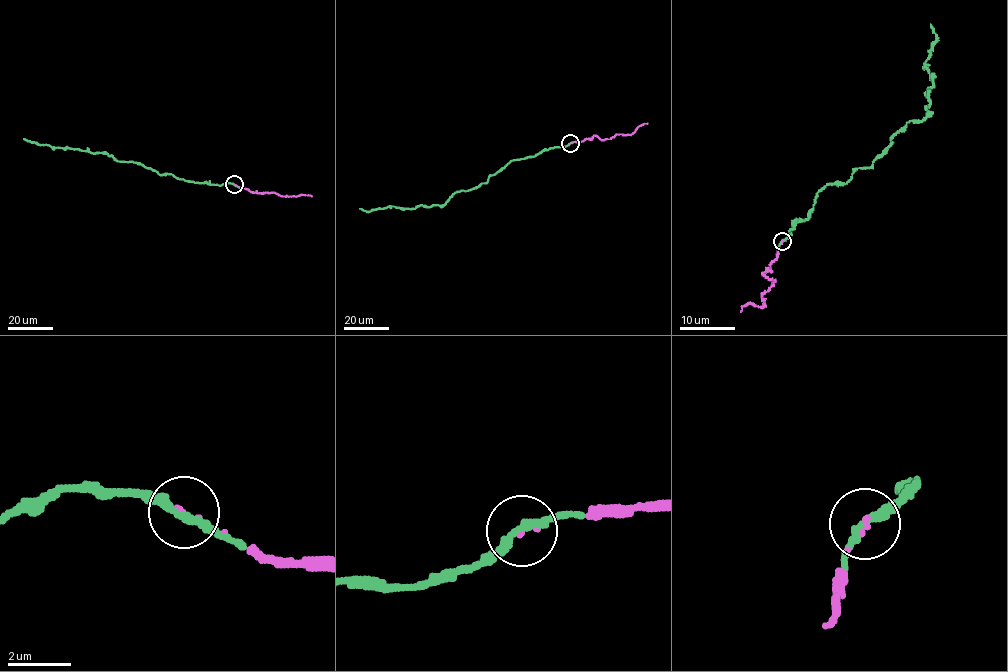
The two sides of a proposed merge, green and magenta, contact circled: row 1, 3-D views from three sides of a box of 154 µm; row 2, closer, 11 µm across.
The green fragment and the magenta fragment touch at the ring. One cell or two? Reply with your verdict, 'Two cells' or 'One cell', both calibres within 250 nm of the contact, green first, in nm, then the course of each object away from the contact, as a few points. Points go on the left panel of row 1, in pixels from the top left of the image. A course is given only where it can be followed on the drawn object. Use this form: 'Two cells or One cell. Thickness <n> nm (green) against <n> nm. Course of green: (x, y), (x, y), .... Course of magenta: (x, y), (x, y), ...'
One cell. Thickness 280 nm (green) against 130 nm. Course of green: (234, 185), (184, 181), (168, 173), (159, 175), (136, 162), (116, 160), (104, 153), (51, 147), (23, 138). Course of magenta: (234, 185), (258, 193), (311, 196)

